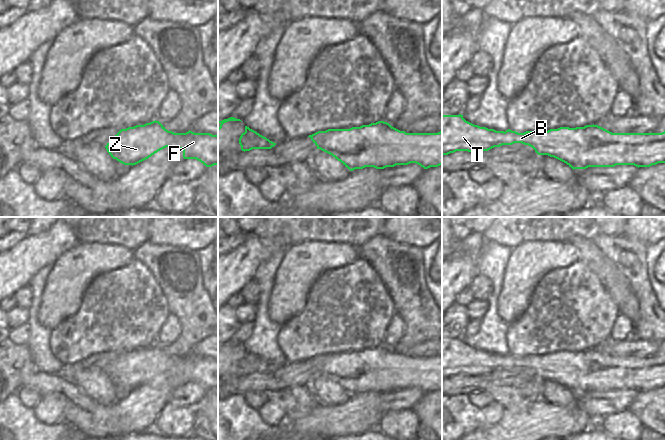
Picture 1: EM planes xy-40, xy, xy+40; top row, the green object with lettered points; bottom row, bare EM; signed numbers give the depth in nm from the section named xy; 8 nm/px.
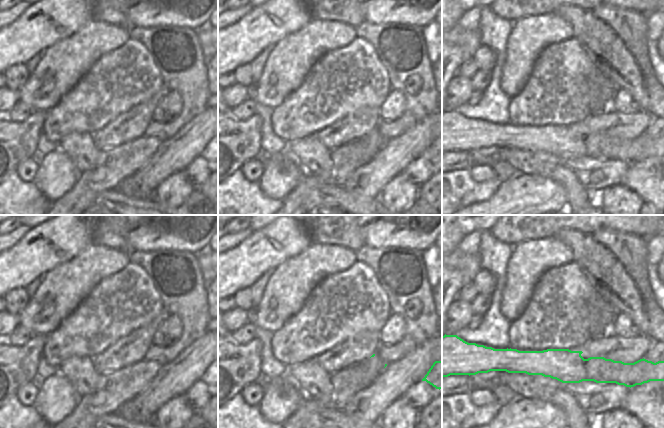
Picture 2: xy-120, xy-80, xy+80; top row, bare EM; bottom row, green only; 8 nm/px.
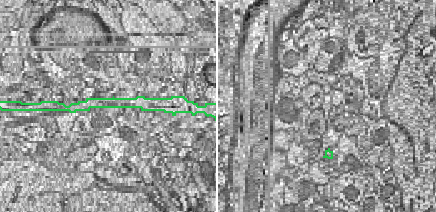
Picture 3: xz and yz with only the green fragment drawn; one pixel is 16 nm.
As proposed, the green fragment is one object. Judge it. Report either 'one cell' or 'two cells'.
one cell

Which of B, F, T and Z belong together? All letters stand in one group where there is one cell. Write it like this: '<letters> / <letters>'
B F T Z

